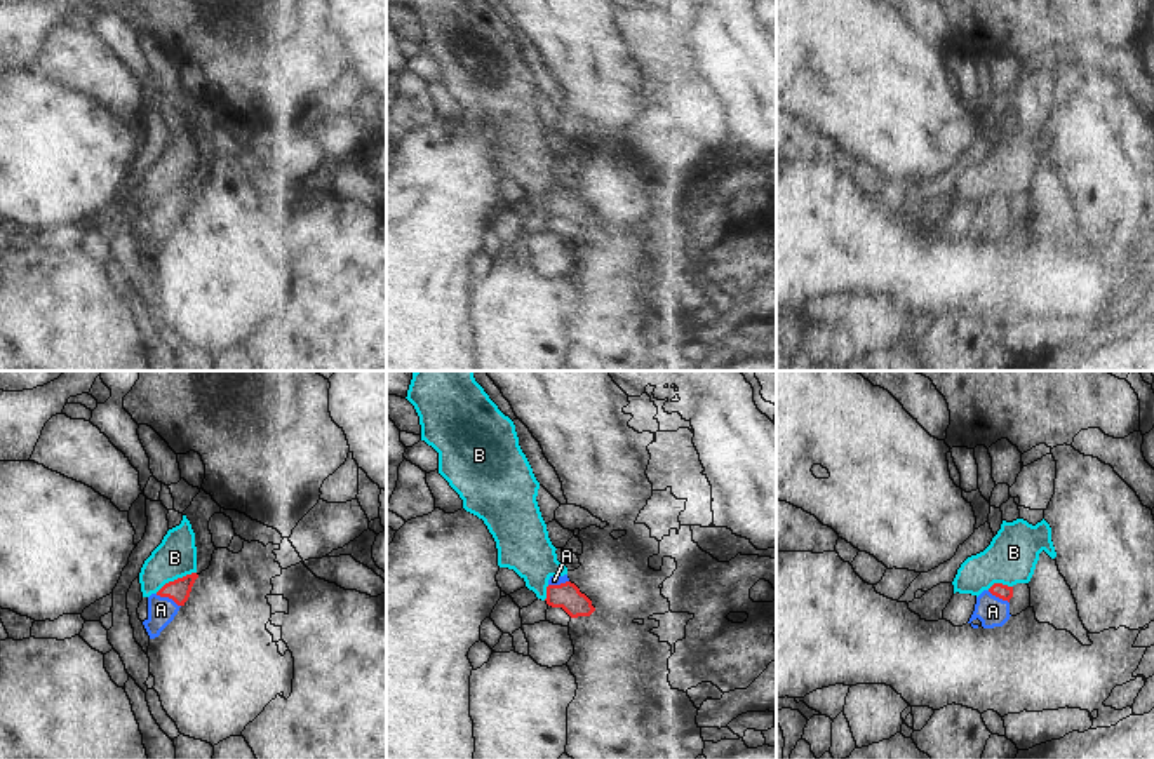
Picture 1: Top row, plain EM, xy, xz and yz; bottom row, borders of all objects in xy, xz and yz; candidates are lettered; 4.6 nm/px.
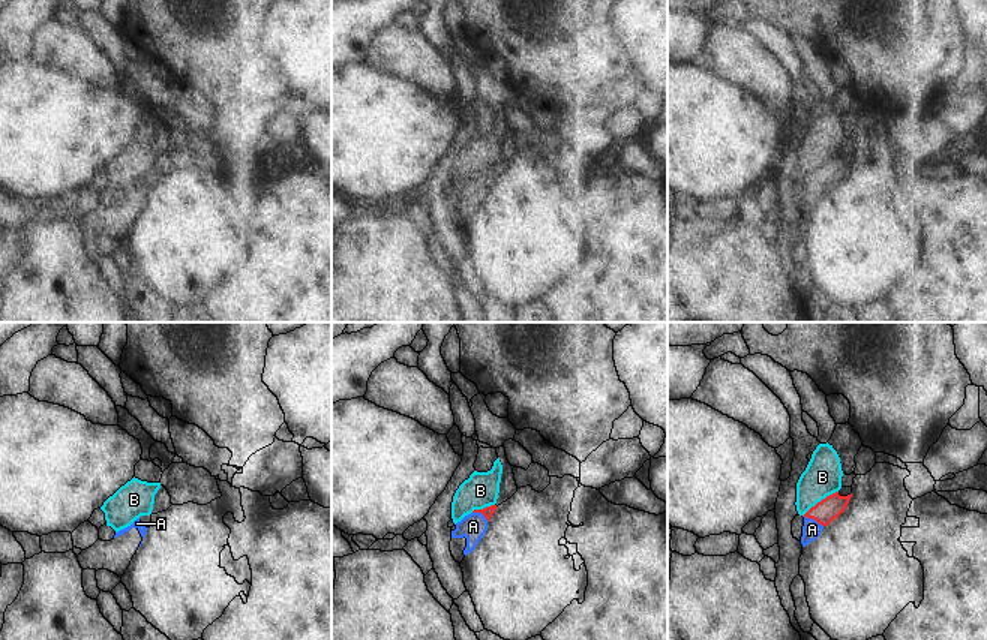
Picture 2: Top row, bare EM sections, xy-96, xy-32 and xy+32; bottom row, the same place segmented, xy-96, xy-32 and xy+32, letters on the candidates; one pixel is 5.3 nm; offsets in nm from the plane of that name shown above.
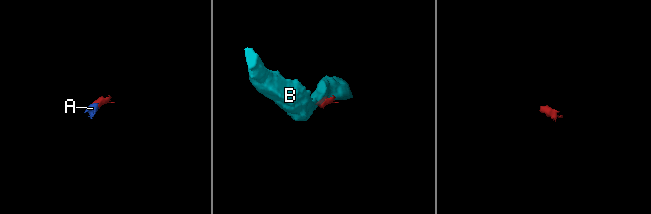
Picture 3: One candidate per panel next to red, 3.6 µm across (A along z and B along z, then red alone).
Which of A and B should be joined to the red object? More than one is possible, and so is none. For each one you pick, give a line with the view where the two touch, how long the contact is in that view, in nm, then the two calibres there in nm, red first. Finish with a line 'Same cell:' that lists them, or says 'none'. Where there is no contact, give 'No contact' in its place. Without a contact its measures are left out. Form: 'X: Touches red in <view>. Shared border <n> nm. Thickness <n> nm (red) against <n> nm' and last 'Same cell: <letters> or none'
A: Touches red in xy. Shared border 130 nm. Thickness 100 nm (red) against 130 nm
Same cell: A

